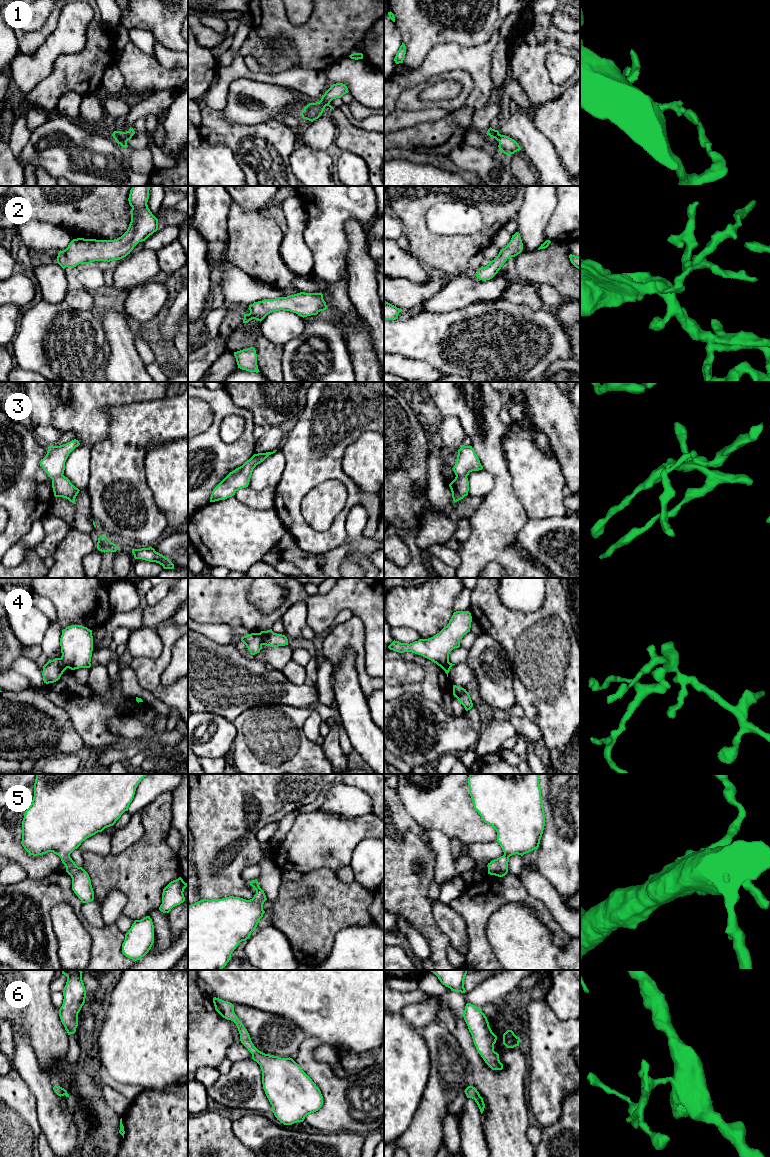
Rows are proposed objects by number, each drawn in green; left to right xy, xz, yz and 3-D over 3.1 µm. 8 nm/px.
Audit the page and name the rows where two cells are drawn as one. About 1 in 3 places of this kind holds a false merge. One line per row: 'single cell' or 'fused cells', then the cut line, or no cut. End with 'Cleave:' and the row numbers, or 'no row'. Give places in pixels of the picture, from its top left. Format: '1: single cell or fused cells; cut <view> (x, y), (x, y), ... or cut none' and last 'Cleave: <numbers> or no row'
1: fused cells; cut xz (319, 101), (328, 105)
2: single cell; cut none
3: fused cells; cut xy (63, 475), (52, 479)
4: fused cells; cut xz (258, 633), (263, 644)
5: single cell; cut none
6: single cell; cut none
Cleave: 1, 3, 4

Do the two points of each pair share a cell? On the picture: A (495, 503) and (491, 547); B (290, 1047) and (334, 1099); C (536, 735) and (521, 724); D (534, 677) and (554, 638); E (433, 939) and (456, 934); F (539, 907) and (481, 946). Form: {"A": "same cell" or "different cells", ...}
{"A": "same cell", "B": "different cells", "C": "same cell", "D": "same cell", "E": "different cells", "F": "same cell"}

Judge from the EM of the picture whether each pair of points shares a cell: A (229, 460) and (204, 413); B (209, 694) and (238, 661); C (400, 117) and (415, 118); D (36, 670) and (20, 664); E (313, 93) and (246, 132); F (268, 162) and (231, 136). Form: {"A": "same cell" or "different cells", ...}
{"A": "different cells", "B": "same cell", "C": "same cell", "D": "same cell", "E": "different cells", "F": "same cell"}

